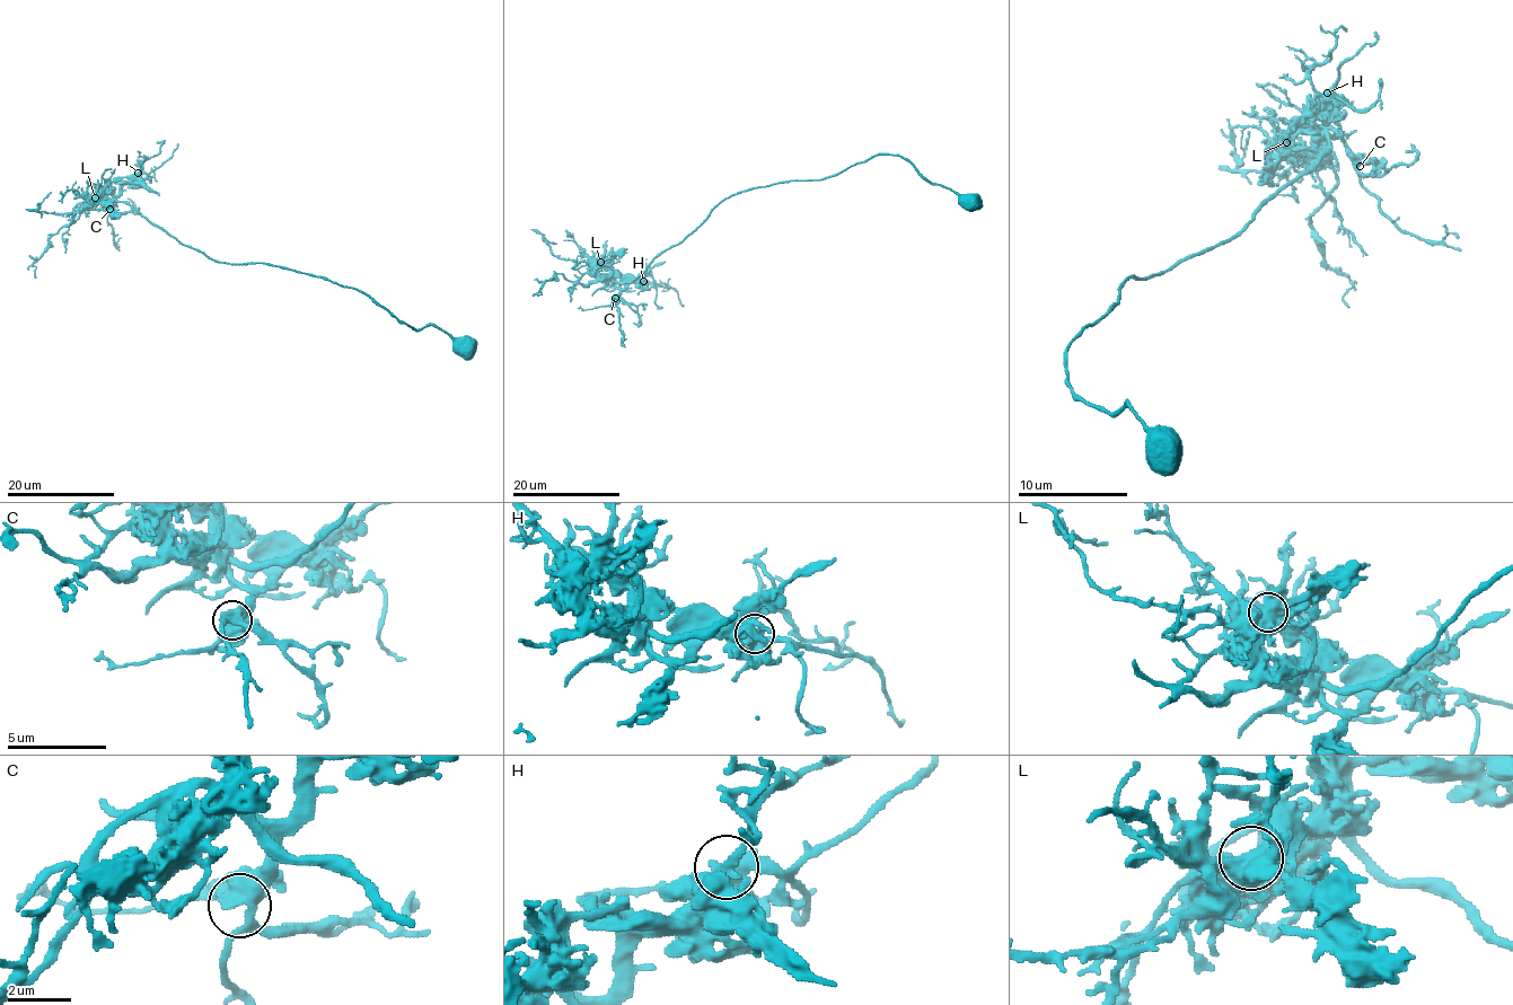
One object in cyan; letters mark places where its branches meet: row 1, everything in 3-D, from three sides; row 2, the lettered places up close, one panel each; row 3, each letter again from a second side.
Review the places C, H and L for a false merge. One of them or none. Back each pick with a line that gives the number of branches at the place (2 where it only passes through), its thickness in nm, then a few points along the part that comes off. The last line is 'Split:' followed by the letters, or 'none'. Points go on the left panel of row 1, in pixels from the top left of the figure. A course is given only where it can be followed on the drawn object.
L: 3 branches meet; 600 nm thick; foreign part runs (95, 197), (82, 197), (68, 188), (61, 202)
Split: L

